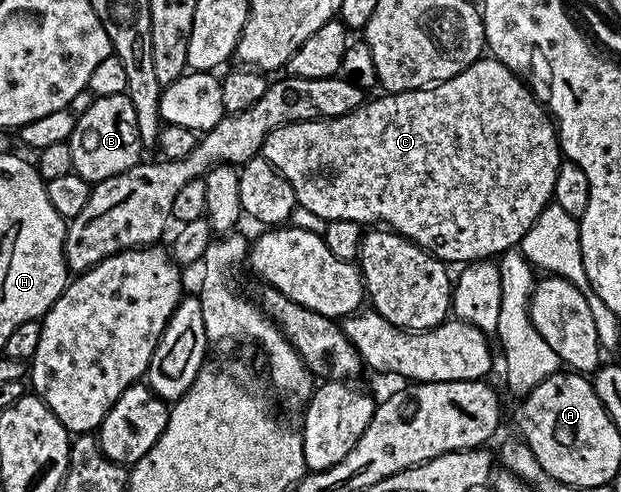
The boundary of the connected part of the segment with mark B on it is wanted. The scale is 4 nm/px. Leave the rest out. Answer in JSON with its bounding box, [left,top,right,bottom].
[69,93,144,184]

